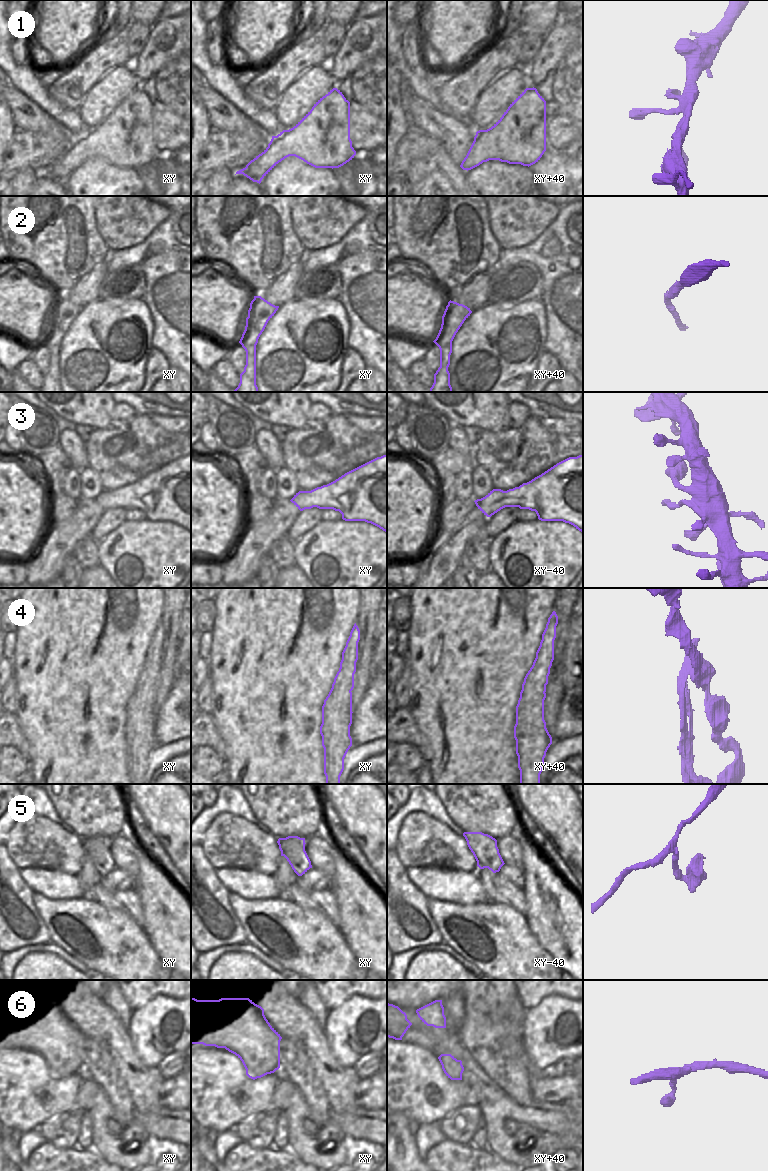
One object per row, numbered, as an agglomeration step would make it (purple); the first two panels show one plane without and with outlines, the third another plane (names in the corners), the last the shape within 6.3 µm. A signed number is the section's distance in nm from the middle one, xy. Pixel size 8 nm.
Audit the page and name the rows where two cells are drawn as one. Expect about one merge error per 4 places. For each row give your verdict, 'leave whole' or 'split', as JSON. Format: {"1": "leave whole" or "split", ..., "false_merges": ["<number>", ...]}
{"1": "leave whole", "2": "leave whole", "3": "leave whole", "4": "split", "5": "leave whole", "6": "leave whole", "false_merges": ["4"]}

